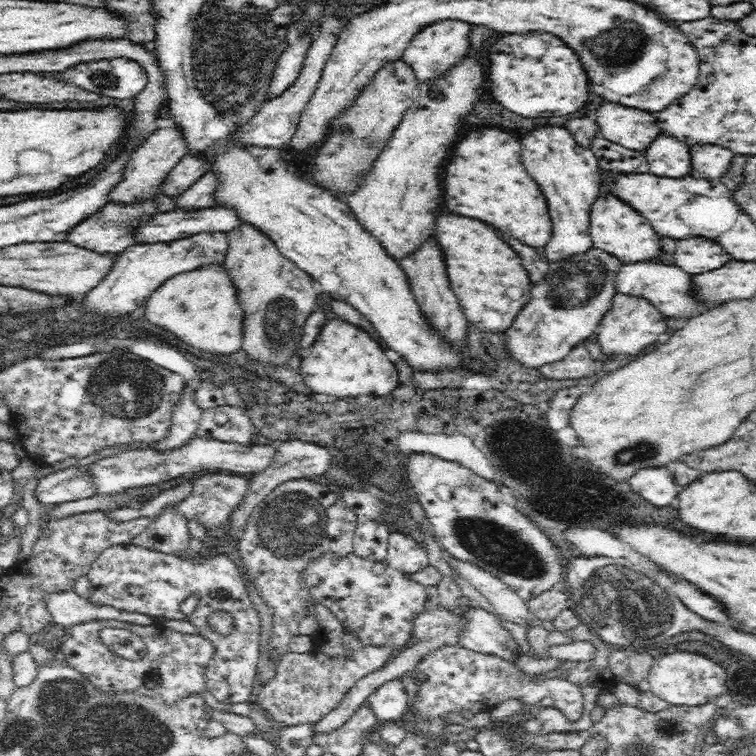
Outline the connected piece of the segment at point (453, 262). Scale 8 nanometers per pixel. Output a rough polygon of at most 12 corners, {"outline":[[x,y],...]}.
{"outline":[[438,214],[464,316],[501,333],[532,286],[484,220]]}

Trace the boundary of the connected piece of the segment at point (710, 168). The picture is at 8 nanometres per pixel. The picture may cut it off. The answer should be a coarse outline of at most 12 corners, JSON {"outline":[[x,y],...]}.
{"outline":[[694,146],[700,178],[720,180],[736,154],[722,146]]}

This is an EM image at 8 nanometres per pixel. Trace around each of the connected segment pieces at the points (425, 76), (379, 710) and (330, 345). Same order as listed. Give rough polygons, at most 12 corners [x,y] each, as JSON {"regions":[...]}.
{"regions":[[[441,21],[412,37],[399,61],[421,84],[472,50],[470,24]],[[399,679],[363,702],[376,720],[403,723],[411,702]],[[332,320],[302,360],[312,392],[390,396],[382,348]]]}

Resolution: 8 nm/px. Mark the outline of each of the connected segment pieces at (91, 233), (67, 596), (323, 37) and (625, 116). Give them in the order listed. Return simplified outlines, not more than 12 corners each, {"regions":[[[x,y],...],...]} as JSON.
{"regions":[[[154,199],[124,209],[107,203],[66,234],[100,256],[134,243],[131,225],[158,211]],[[74,593],[49,599],[54,626],[73,627],[96,620],[138,626],[157,618]],[[347,21],[321,23],[298,76],[254,114],[242,137],[282,149],[296,130]],[[610,102],[600,106],[606,140],[628,150],[658,138],[654,116]]]}

